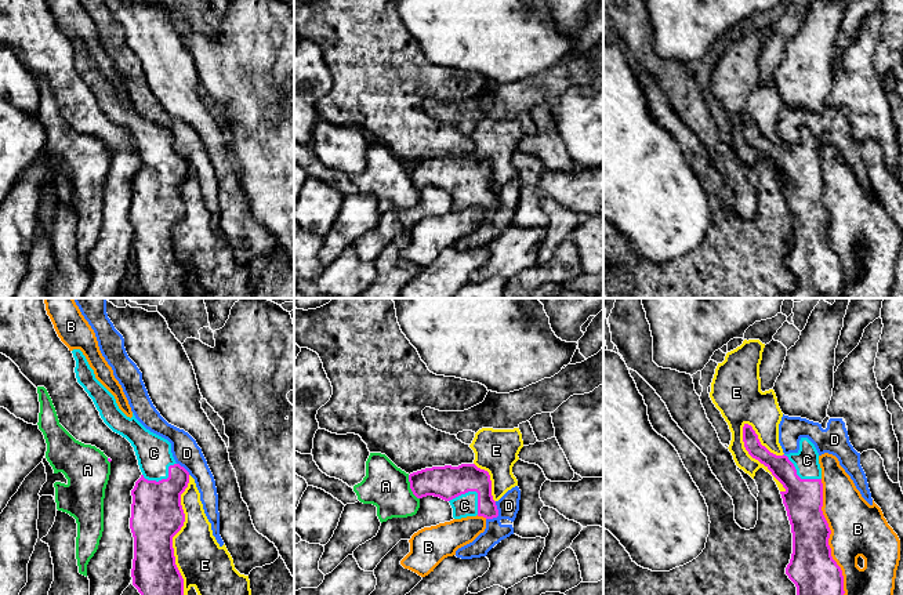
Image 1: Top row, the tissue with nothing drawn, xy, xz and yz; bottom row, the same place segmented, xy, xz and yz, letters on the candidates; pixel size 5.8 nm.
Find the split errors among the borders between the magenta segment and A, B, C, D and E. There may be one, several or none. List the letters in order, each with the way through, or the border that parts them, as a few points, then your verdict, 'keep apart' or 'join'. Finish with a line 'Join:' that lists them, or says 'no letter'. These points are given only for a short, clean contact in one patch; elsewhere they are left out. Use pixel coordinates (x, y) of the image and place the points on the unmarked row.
A: keep apart
B: keep apart
C: join
D: keep apart
E: keep apart
Join: C

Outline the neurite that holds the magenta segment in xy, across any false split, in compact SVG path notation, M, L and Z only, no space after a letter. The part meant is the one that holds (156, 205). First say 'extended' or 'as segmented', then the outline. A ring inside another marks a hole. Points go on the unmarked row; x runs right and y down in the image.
extended; M80 40L72 41L76 51L76 69L93 90L104 113L116 124L126 128L134 138L141 168L131 181L130 220L134 228L133 276L149 298L186 298L184 287L184 269L175 255L173 228L181 221L185 204L181 185L189 174L189 163L175 153L171 134L146 120L134 106L127 108L117 97L115 87L95 69L86 47Z

